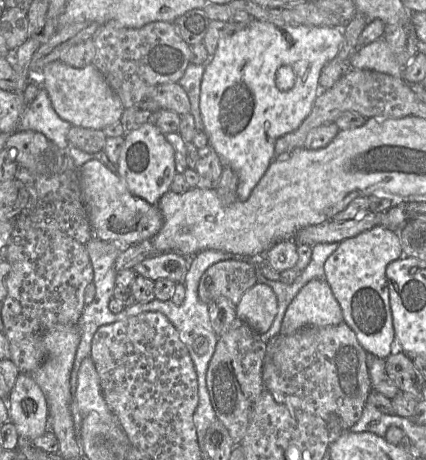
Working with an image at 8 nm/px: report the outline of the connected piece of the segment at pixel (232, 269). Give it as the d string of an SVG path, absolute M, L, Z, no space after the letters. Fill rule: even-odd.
M228 259L211 265L199 281L199 299L209 304L213 299L225 296L237 306L243 294L258 282L256 263L257 260Z

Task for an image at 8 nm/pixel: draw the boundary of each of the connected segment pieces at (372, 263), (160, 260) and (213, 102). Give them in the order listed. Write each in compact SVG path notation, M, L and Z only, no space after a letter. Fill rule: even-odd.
M378 225L340 242L324 264L325 280L341 307L344 322L354 331L360 345L381 359L391 355L395 339L386 267L401 255L397 233Z
M165 252L146 258L133 269L137 275L154 282L160 278L166 278L178 283L184 282L189 267L190 259L186 256L175 252Z
M254 19L245 29L235 31L233 34L220 38L218 41L217 50L214 55L210 56L210 59L206 62L205 71L201 82L201 94L200 94L200 111L204 124L204 131L208 136L209 144L214 148L219 155L222 165L230 166L237 174L237 198L239 201L246 201L258 182L266 173L270 164L274 161L275 144L276 140L287 134L294 132L298 129L301 123L310 114L314 101L320 92L319 78L322 68L326 63L336 58L339 54L341 46L344 42L344 35L337 28L330 26L308 26L308 25L289 25L277 26L273 23ZM283 65L291 66L296 75L296 81L294 86L287 90L282 91L276 86L275 78L276 72L279 67Z

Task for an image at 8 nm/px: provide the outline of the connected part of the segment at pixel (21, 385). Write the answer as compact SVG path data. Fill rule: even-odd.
M20 373L7 400L9 420L16 426L19 436L30 442L51 431L50 416L45 394L30 374Z

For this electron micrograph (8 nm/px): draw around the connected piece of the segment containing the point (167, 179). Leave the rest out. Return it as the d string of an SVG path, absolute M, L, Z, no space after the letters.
M143 124L124 135L118 171L119 177L133 195L151 205L157 205L160 198L170 190L176 173L174 148L155 124Z

